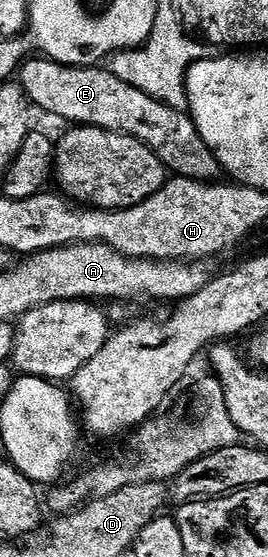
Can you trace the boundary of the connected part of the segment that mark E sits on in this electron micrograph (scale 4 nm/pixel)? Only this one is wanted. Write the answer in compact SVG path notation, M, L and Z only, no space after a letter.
M30 56L19 69L19 85L28 96L30 103L37 106L45 114L53 118L66 118L73 126L98 126L104 130L115 130L118 134L126 134L151 148L155 156L165 165L170 175L178 178L190 178L200 182L216 182L223 171L219 160L207 148L203 136L199 136L199 128L193 123L193 115L171 108L151 96L147 92L139 92L139 88L131 88L124 80L119 80L108 68L95 66L61 66L44 56Z

